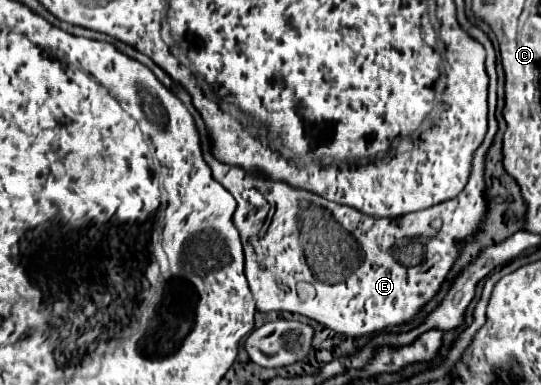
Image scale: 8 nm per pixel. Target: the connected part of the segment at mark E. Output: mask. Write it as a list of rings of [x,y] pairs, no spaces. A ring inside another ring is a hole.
[[[487,40],[483,46],[487,50],[485,64],[489,74],[489,130],[487,130],[485,142],[479,146],[475,154],[473,174],[469,176],[465,190],[457,198],[401,218],[369,218],[367,214],[361,214],[355,208],[347,208],[335,202],[325,202],[323,198],[317,198],[315,194],[309,194],[305,190],[293,190],[291,186],[285,186],[285,182],[269,182],[261,176],[247,176],[241,168],[215,162],[215,158],[209,152],[205,126],[201,122],[201,116],[197,114],[195,124],[201,134],[203,158],[213,168],[213,178],[225,190],[229,190],[237,200],[235,226],[241,234],[241,242],[245,248],[245,278],[253,294],[257,312],[293,312],[293,314],[307,316],[345,338],[361,338],[361,336],[375,334],[379,330],[389,330],[393,326],[411,322],[421,312],[421,308],[437,296],[437,292],[441,290],[441,282],[445,282],[453,264],[461,256],[461,244],[465,244],[467,238],[475,238],[477,232],[481,232],[481,226],[485,224],[485,216],[487,216],[485,154],[491,148],[493,136],[497,132],[497,120],[495,120],[497,72],[495,72],[495,50],[491,40]],[[297,282],[313,284],[317,292],[315,298],[309,302],[301,302],[295,292]]]

